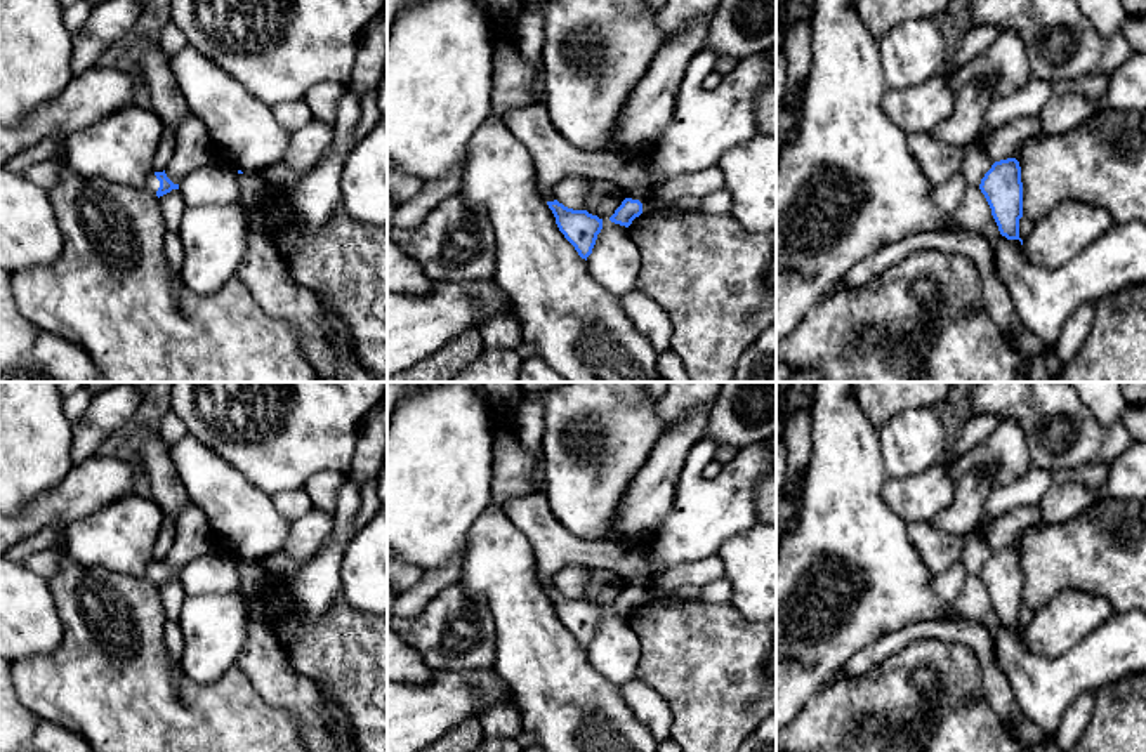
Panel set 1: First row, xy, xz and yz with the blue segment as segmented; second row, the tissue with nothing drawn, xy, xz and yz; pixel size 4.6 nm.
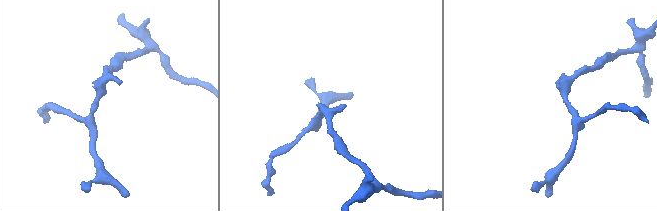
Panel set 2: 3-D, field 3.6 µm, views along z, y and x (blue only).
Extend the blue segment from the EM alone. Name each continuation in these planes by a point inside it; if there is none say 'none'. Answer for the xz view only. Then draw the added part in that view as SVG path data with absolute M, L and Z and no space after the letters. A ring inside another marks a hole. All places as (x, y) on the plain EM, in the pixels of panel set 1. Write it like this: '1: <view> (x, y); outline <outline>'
none

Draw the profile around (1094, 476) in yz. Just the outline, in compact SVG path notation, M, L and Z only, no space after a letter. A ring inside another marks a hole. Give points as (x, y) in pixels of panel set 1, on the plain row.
M1092 464L1075 471L1052 471L1052 478L1056 485L1075 481L1092 490L1099 490L1106 483L1108 465L1110 464Z

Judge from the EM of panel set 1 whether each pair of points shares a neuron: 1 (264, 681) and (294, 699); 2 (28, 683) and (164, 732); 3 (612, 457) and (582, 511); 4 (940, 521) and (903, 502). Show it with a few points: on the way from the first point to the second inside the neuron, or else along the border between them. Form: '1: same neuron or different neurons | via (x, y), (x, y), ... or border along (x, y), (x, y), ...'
1: same neuron | via (271, 681), (287, 692)
2: same neuron | via (61, 686), (113, 686), (131, 704)
3: same neuron | via (598, 471), (584, 485), (584, 497)
4: different neurons | border along (957, 483), (954, 499), (928, 521)

